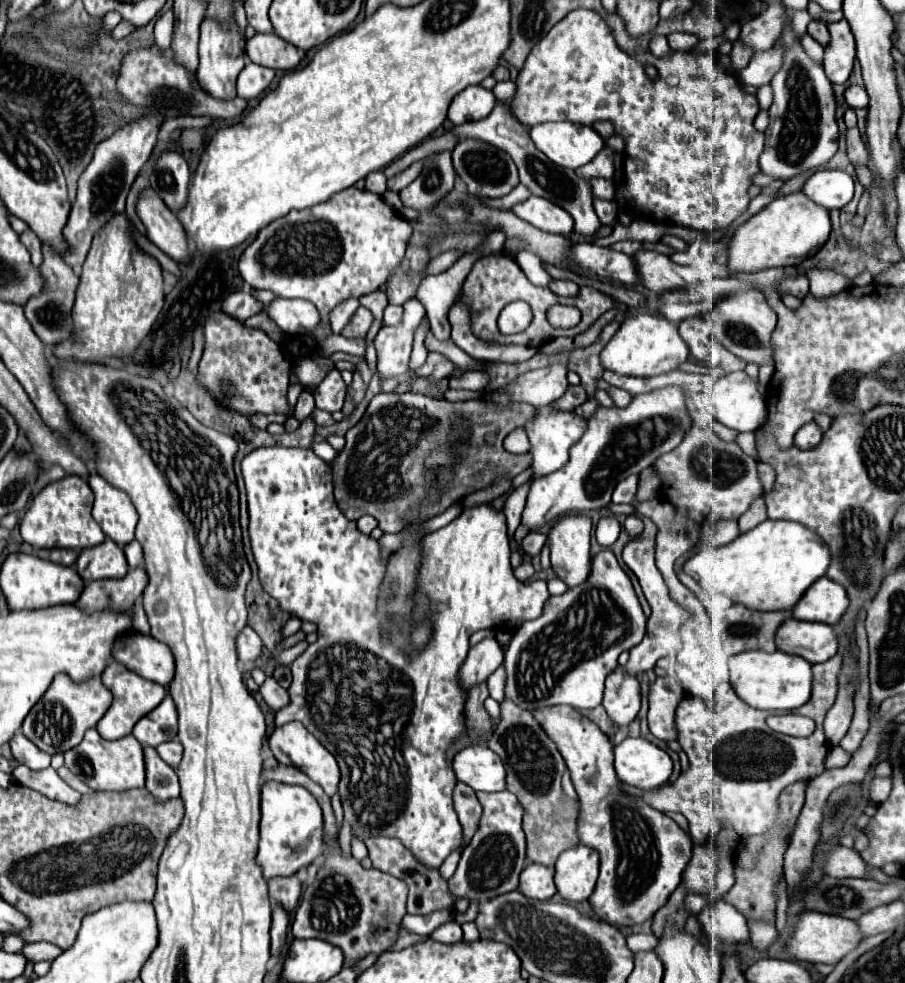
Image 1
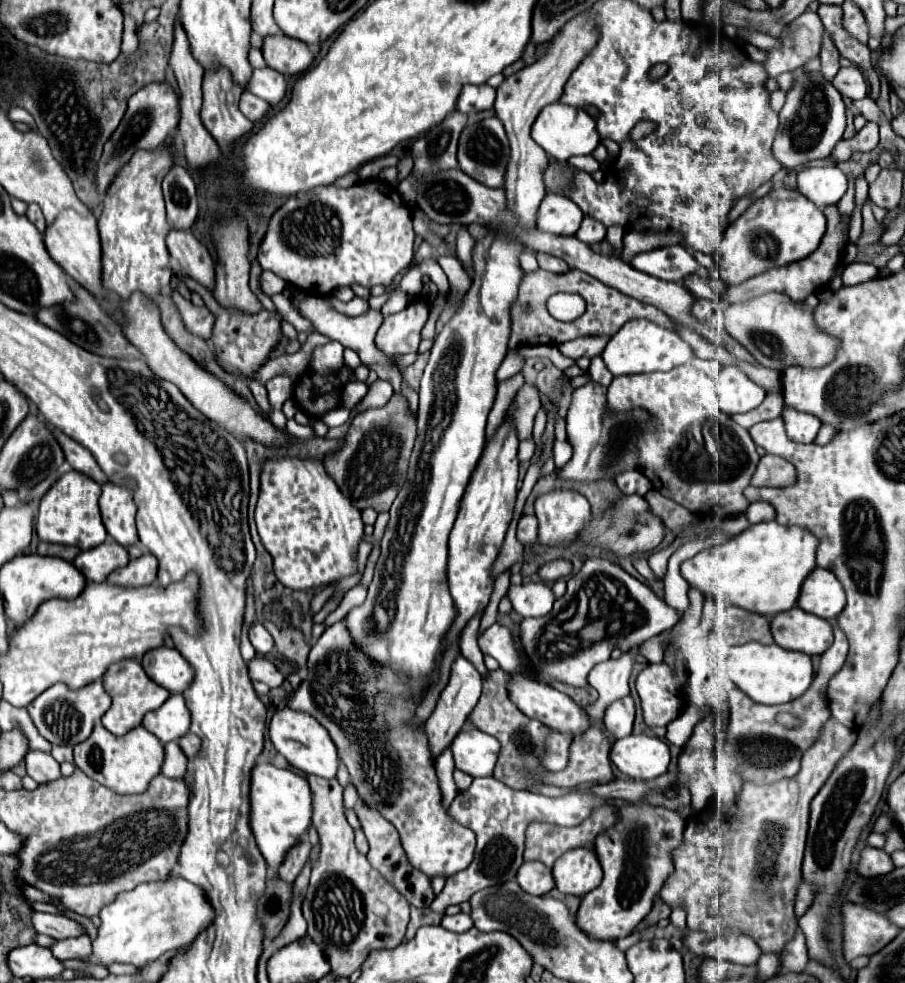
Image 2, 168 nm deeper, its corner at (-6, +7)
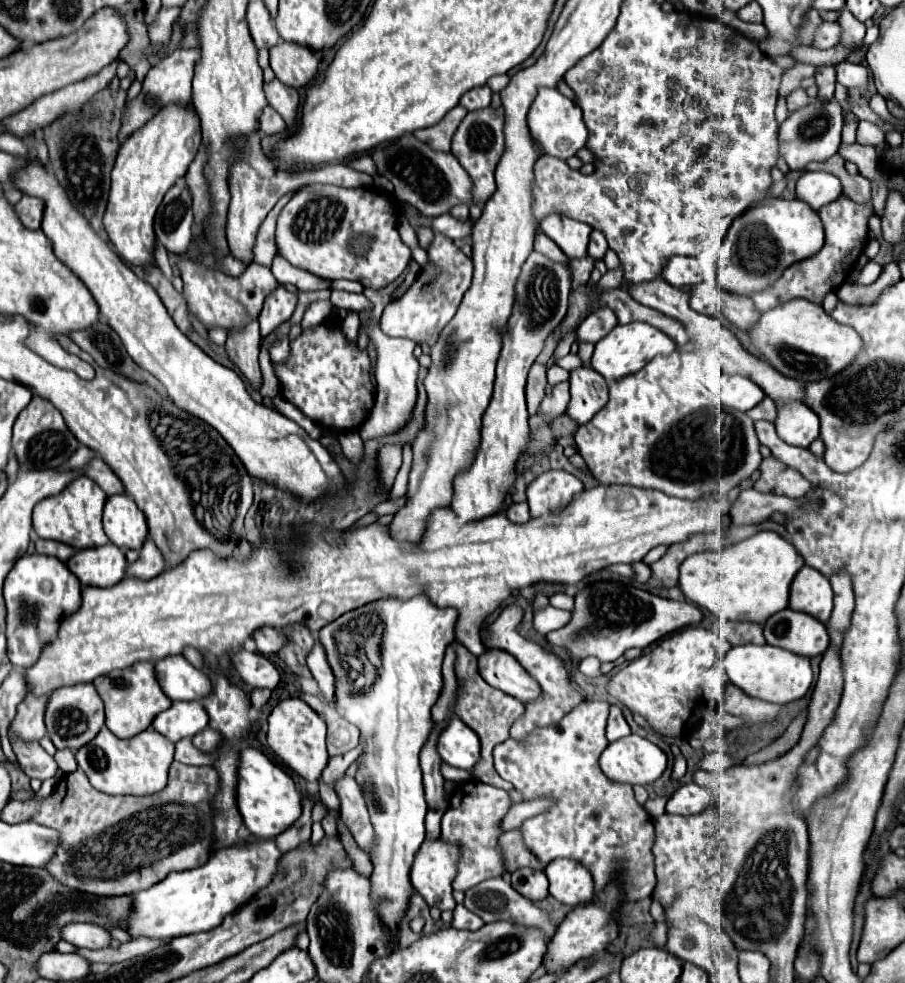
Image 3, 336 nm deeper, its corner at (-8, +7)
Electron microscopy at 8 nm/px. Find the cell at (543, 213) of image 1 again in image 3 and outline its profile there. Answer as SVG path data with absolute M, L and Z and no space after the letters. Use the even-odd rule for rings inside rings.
M549 215L541 221L539 229L555 241L555 245L567 255L567 259L579 259L587 255L587 243L591 227L587 223L569 219L565 215Z

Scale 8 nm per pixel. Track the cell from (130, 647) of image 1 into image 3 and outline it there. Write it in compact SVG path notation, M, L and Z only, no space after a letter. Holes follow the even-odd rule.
M183 655L157 661L155 673L163 693L167 693L171 701L201 701L213 689L209 675L195 669Z

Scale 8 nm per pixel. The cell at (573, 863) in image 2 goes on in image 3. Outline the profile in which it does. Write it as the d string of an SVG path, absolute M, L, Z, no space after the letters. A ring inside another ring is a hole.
M555 859L545 867L549 893L565 905L581 905L593 899L593 877L581 863L571 859Z

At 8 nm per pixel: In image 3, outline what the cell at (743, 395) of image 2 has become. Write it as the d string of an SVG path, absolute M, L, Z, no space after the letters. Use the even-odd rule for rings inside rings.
M743 375L727 377L727 383L723 385L723 391L721 391L723 405L739 409L739 411L749 411L763 397L765 393L761 391L761 387Z

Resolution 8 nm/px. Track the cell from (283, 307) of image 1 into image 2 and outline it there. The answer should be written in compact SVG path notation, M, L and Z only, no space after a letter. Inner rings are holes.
M307 295L303 301L299 301L297 311L299 311L305 319L309 319L309 321L315 325L315 329L317 329L319 333L327 335L329 339L339 341L343 347L349 347L349 349L357 351L359 357L361 357L361 361L363 361L365 365L373 365L373 363L391 365L389 357L383 355L383 353L375 347L375 341L373 341L373 339L375 339L375 333L377 333L377 329L379 329L379 325L381 325L381 321L383 321L381 313L369 309L369 311L367 311L365 315L361 315L361 317L345 317L345 315L341 315L339 311L335 311L333 305L331 305L327 299L315 297L315 295Z

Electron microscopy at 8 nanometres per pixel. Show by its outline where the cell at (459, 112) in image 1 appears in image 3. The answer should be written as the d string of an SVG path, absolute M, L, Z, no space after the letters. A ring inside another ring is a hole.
M487 85L475 87L475 89L467 91L467 93L461 97L461 105L463 105L467 111L485 109L485 107L489 107L489 103L491 103L491 89L489 89Z

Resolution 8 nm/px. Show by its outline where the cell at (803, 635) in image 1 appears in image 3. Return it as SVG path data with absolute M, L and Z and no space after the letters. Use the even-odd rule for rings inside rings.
M789 607L769 617L763 625L763 633L769 645L803 657L823 655L829 647L825 625L811 615L793 611Z

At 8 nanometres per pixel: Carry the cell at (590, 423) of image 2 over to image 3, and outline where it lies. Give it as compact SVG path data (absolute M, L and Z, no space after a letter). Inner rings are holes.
M579 367L569 373L571 383L571 401L567 413L579 423L585 425L589 417L593 417L601 405L609 399L609 389L605 379L595 373L591 367Z

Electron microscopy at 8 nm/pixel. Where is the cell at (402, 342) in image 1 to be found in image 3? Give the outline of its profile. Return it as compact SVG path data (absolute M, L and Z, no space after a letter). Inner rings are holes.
M439 231L433 233L433 241L427 247L427 263L421 267L415 283L409 287L409 291L389 303L381 315L381 331L391 337L407 337L415 341L417 345L433 345L439 337L439 331L451 321L455 315L463 293L469 289L473 277L473 261L455 247L453 239L447 239L445 235L439 235Z

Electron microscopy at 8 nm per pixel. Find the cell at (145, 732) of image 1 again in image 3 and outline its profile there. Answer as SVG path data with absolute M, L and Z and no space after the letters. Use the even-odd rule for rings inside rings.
M201 701L173 703L167 711L159 713L153 721L153 729L177 743L183 737L193 737L209 725L209 715Z

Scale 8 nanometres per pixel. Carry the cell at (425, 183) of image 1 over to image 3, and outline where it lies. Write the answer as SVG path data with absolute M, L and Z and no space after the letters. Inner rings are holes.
M457 105L453 107L437 125L425 127L423 131L415 131L415 137L425 141L429 147L433 147L435 151L449 151L451 145L451 137L457 131L461 119L467 115L467 109Z

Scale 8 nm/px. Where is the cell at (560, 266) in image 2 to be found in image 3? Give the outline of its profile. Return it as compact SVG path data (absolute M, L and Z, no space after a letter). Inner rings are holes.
M539 231L539 233L535 235L535 239L533 239L533 249L539 251L539 253L543 253L543 255L547 255L549 259L567 261L567 257L563 255L563 251L559 251L559 247L557 247L547 235L543 235L541 231Z

